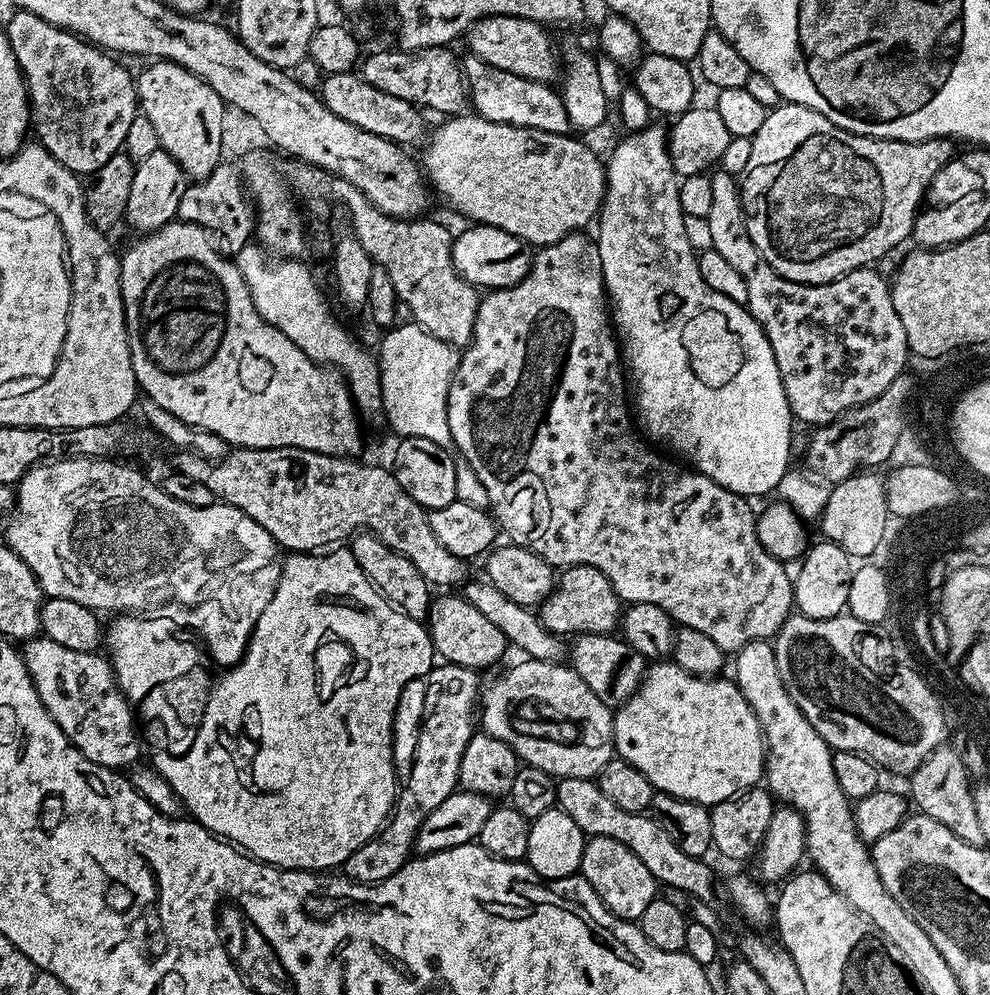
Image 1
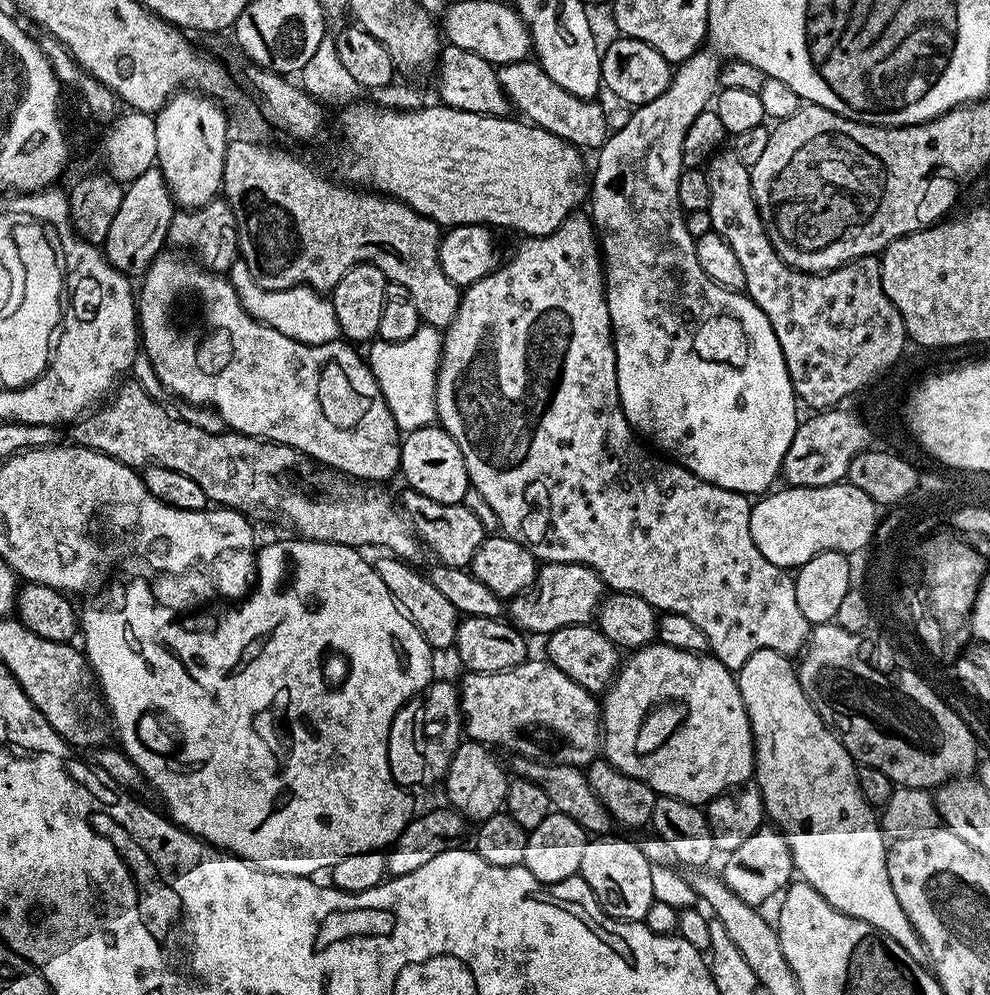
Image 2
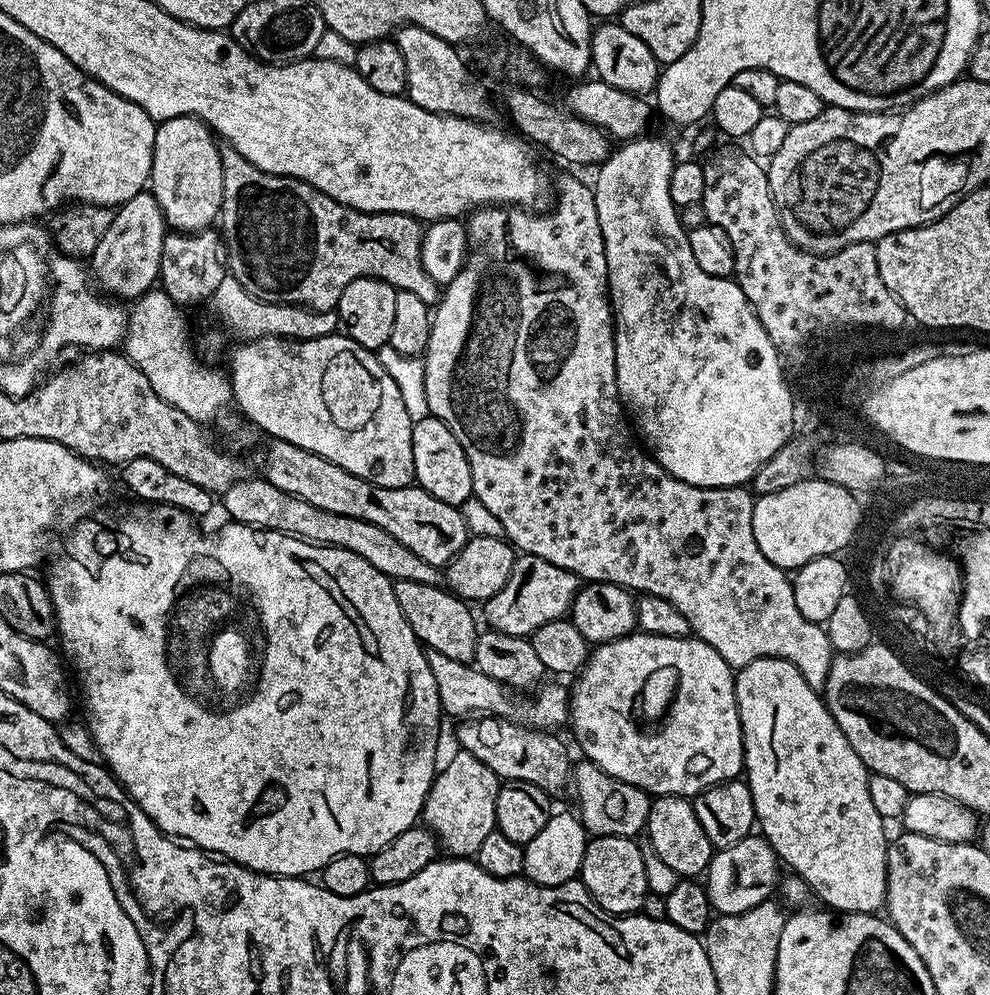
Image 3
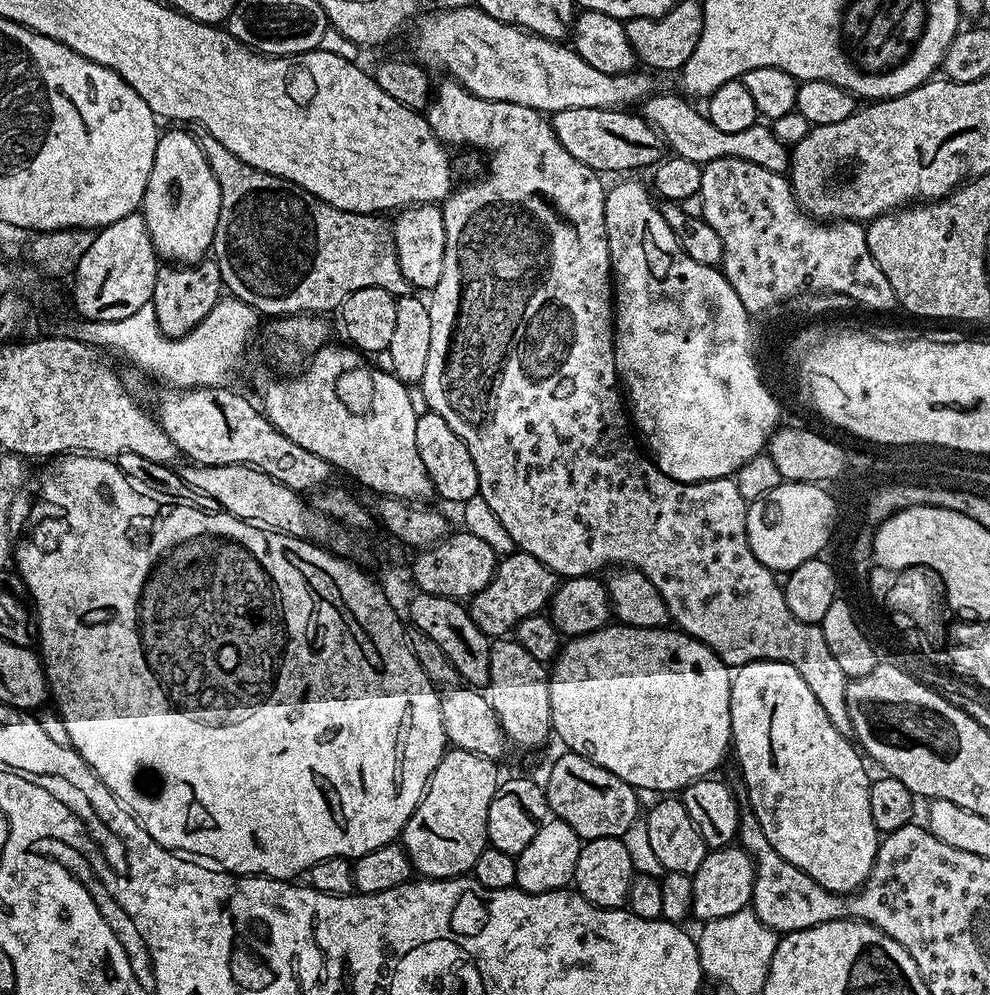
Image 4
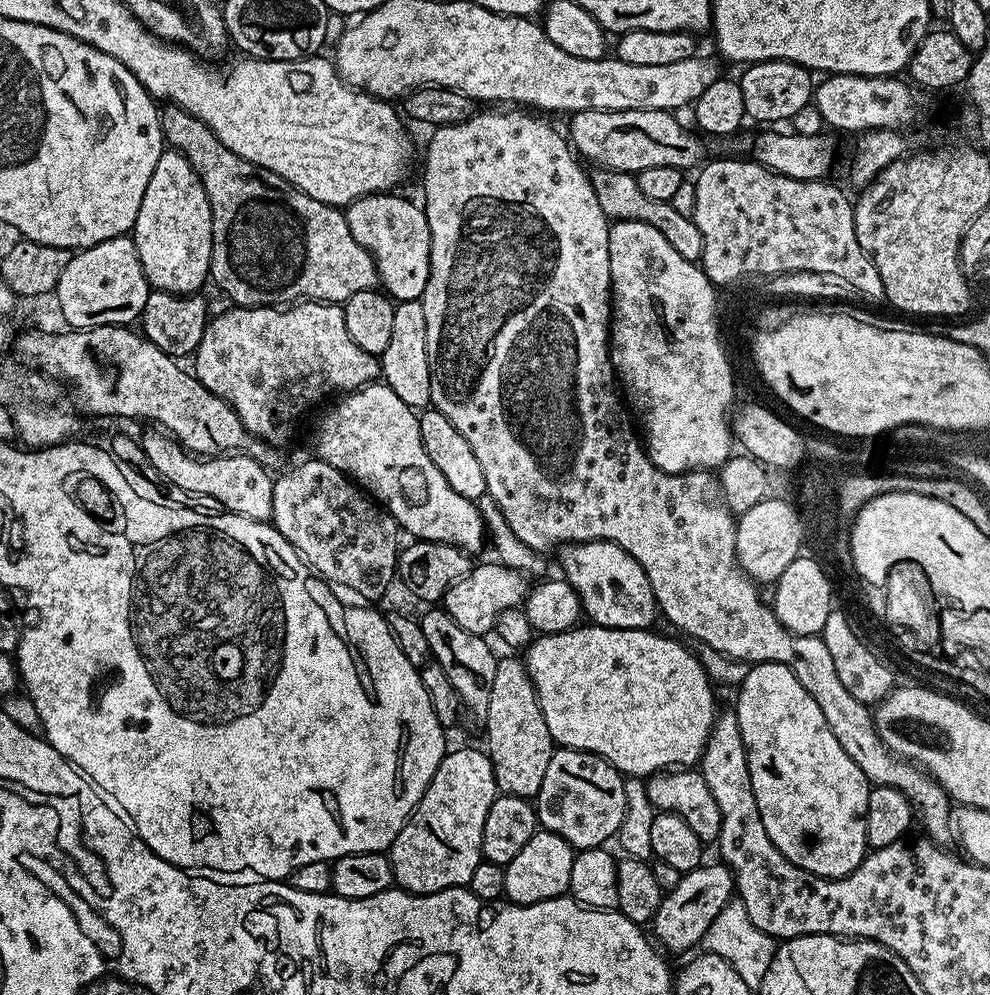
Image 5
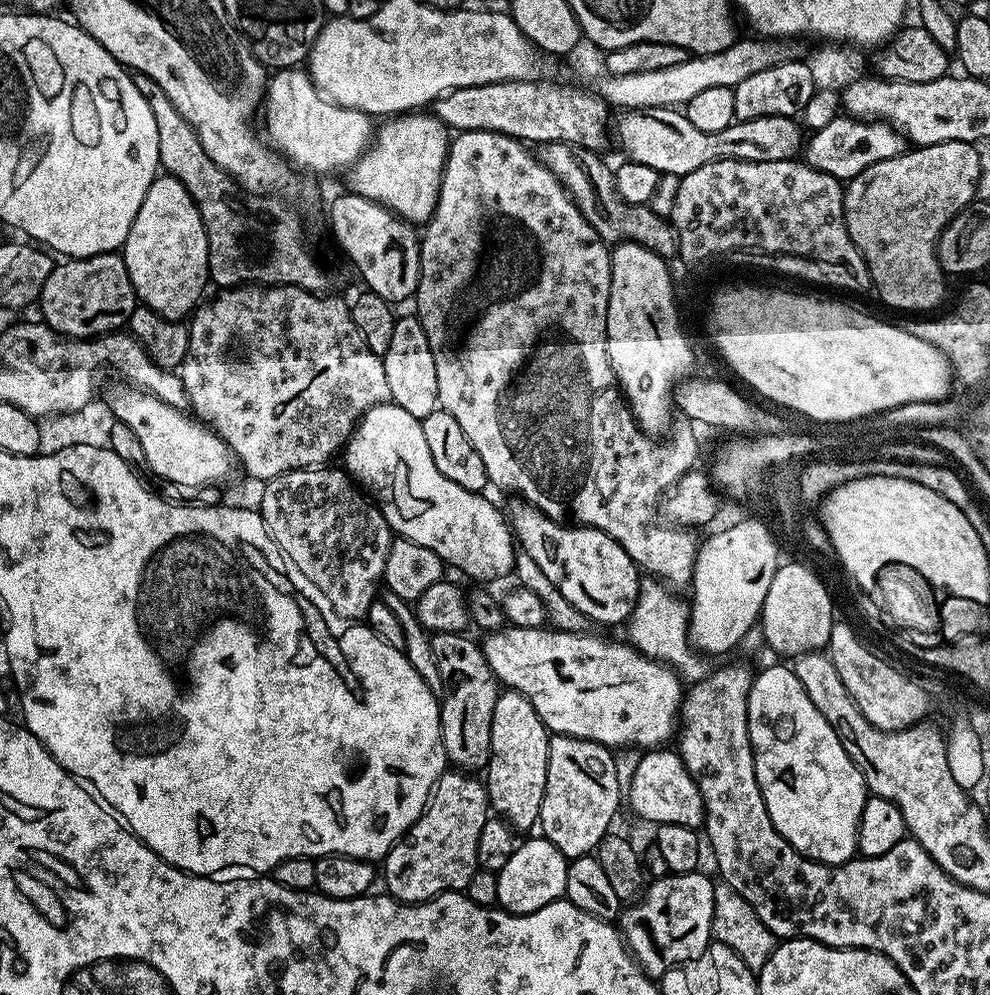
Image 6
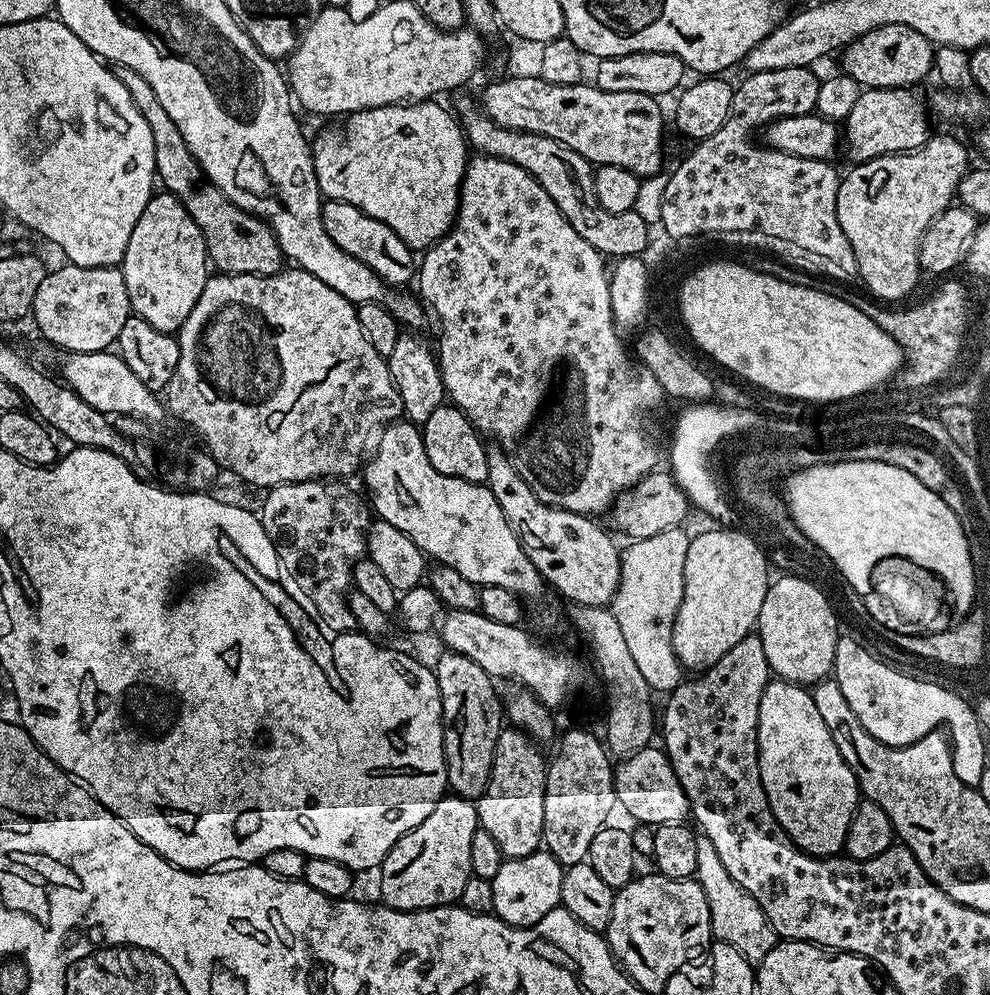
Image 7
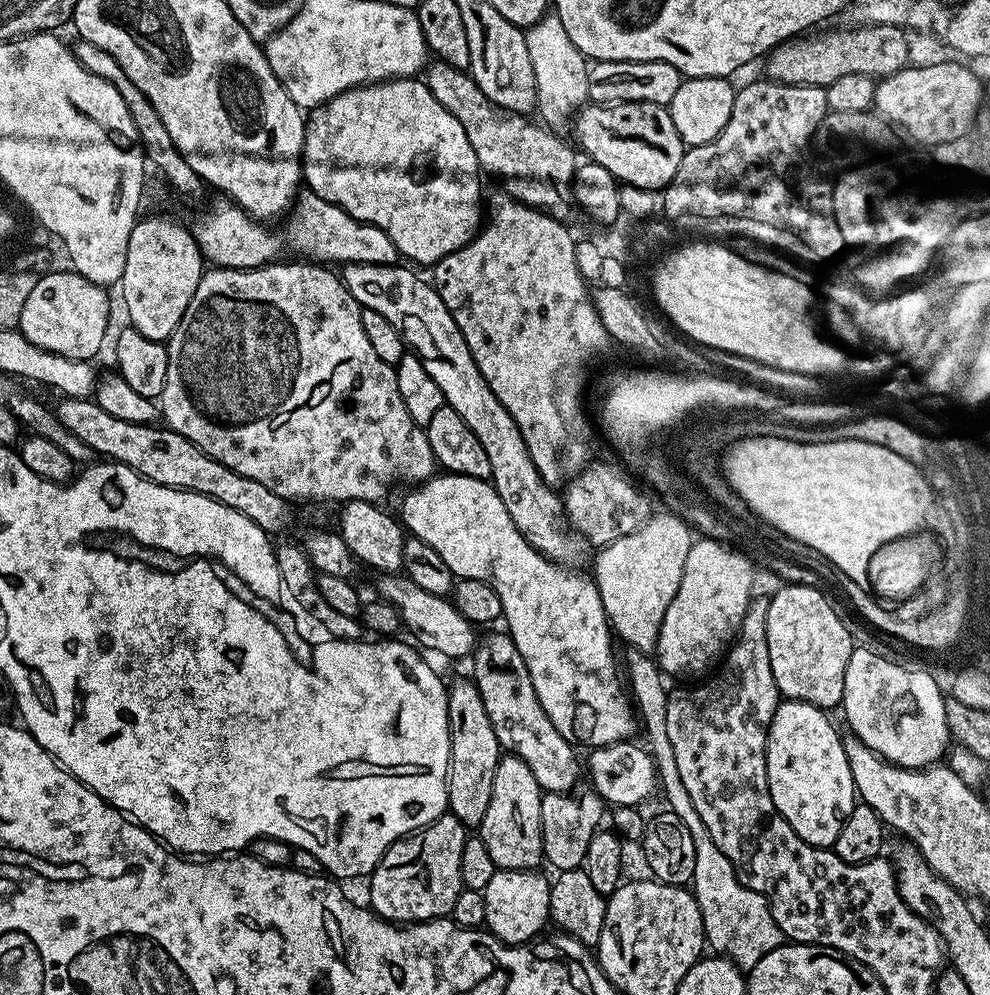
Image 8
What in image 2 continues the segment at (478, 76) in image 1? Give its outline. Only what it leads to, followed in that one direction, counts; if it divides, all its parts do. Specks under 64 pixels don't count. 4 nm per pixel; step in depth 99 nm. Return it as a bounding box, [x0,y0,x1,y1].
[496,59,610,150]

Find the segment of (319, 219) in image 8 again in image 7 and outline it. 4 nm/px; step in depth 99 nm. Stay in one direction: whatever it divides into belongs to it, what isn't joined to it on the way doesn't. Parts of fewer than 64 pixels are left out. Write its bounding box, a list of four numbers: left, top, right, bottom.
[322,199,418,286]

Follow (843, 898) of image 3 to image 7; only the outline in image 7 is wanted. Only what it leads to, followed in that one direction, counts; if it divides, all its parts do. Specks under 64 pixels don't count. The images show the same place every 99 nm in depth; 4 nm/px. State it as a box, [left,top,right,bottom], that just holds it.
[756,679,858,857]

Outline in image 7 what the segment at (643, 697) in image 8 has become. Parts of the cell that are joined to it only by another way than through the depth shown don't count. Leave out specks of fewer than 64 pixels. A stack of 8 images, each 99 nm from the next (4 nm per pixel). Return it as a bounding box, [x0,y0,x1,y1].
[695,834,778,966]

